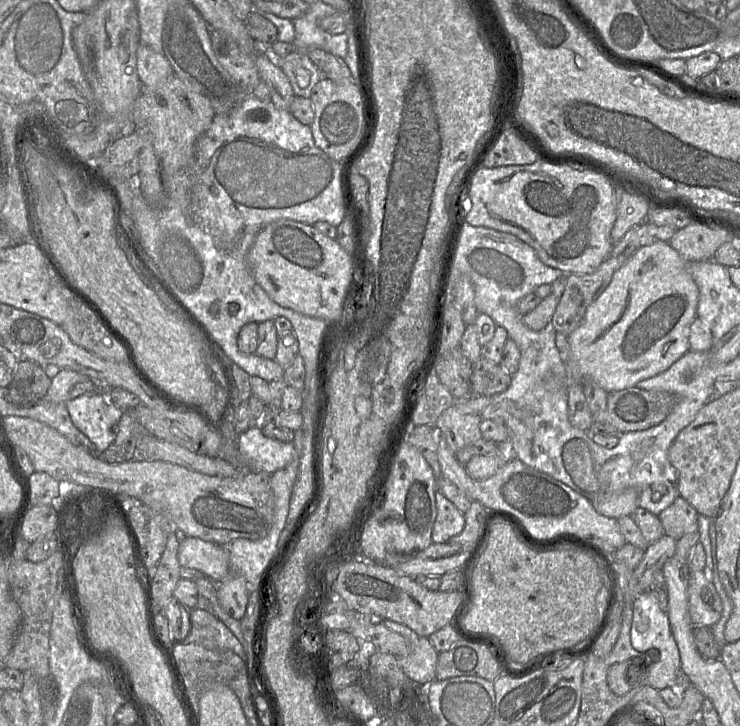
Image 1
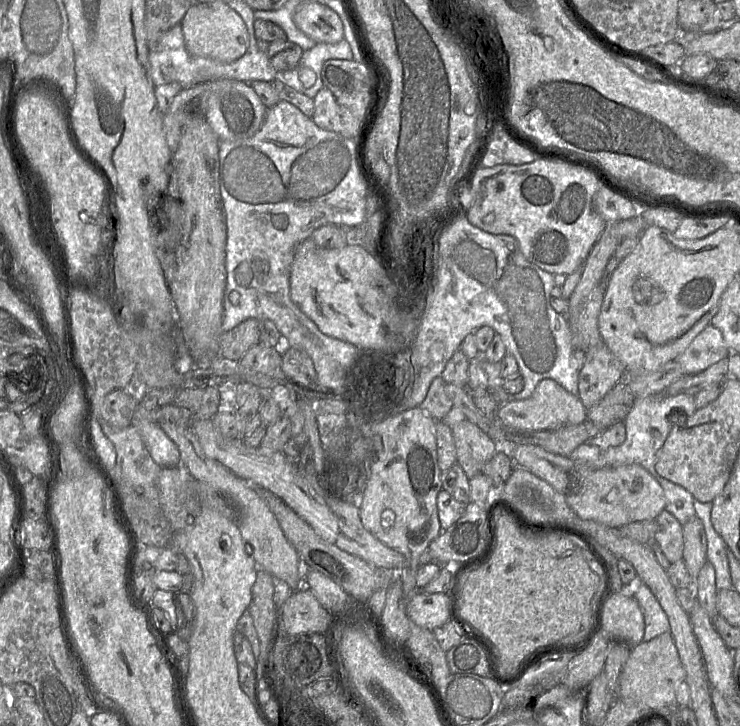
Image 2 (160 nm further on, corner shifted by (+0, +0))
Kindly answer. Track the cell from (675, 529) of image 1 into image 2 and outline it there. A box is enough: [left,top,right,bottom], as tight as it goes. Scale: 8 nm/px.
[683,515,707,580]

